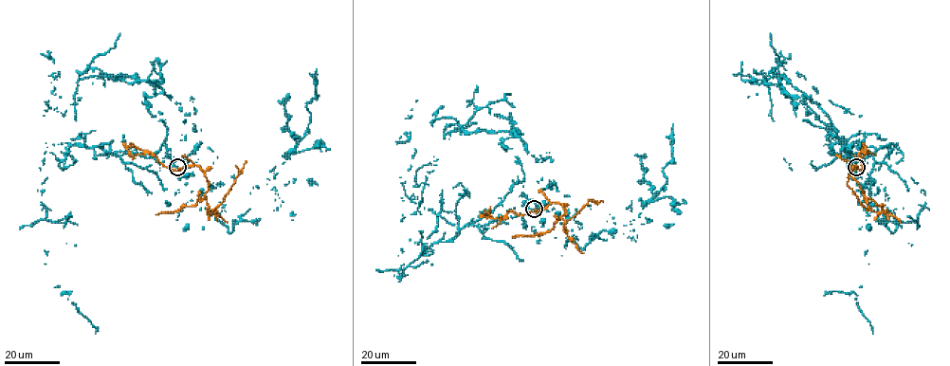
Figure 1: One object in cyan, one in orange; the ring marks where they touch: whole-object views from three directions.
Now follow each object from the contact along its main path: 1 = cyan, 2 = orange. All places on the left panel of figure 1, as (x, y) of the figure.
1: (177, 167), (168, 156), (159, 164), (66, 142), (44, 154), (46, 219), (67, 220), (45, 264), (96, 334)
2: (177, 167), (195, 165), (203, 172), (208, 184), (206, 196), (210, 210), (223, 201), (246, 161)

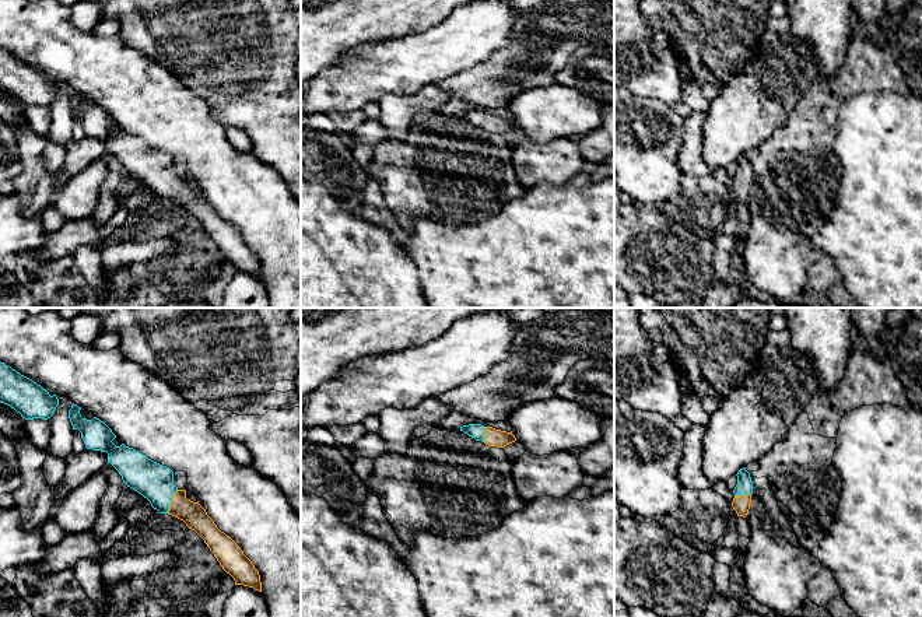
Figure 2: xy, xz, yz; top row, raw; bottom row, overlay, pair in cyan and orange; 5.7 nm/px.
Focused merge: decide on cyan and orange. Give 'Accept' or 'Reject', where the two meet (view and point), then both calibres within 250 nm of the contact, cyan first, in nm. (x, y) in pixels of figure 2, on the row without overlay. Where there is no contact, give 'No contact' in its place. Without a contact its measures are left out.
Reject. Touches cyan at xy (171, 186). Thickness 220 nm (cyan) against 140 nm

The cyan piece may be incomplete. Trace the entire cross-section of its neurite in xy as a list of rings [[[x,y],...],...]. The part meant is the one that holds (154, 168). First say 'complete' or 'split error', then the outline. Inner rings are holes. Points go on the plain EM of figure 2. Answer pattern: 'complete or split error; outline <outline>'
complete; outline [[[73,90],[69,105],[73,116],[81,119],[85,134],[106,139],[108,150],[119,158],[123,169],[147,185],[159,200],[168,200],[172,182],[178,178],[173,158],[125,130],[116,133],[112,129],[116,125],[112,116],[97,104],[83,105],[80,97]]]

